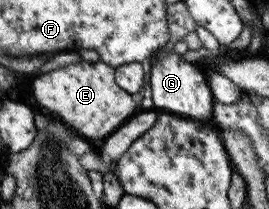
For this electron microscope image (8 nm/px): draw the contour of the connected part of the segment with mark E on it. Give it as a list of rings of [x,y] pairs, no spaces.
[[[101,60],[97,62],[82,61],[67,64],[67,66],[36,76],[29,90],[35,94],[35,98],[37,98],[37,102],[41,106],[45,106],[47,110],[55,112],[67,126],[75,130],[77,135],[89,141],[95,138],[104,140],[111,133],[119,130],[121,126],[125,125],[130,118],[133,118],[139,112],[136,103],[133,102],[132,96],[115,83],[114,70],[115,67],[105,64]]]

